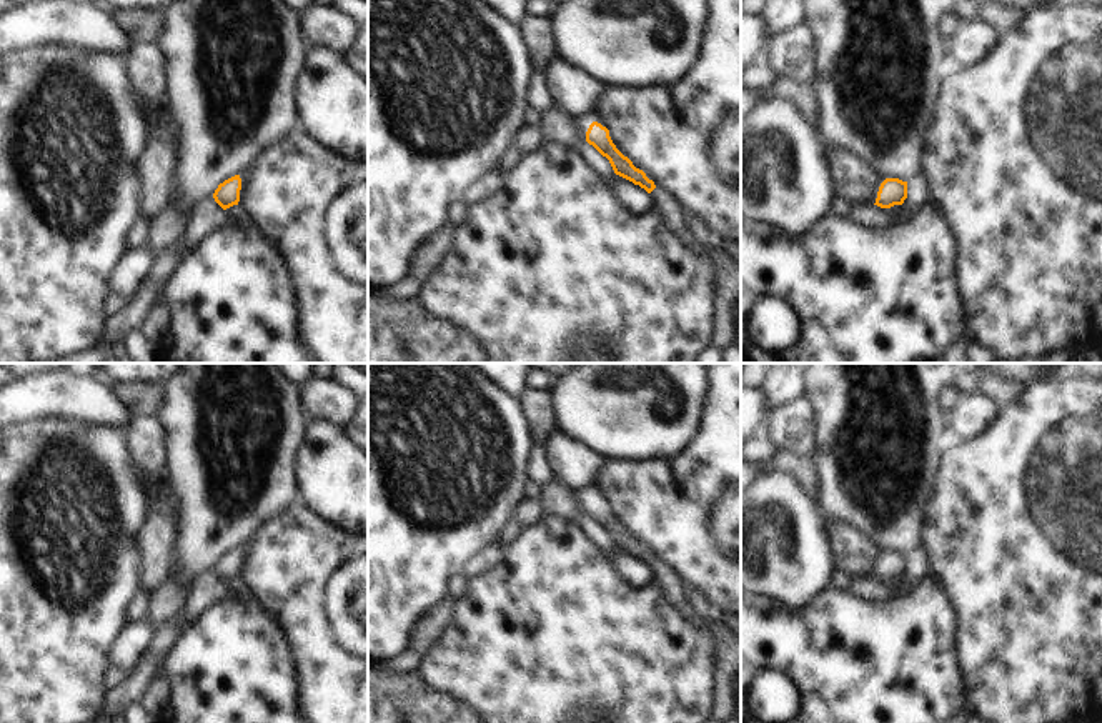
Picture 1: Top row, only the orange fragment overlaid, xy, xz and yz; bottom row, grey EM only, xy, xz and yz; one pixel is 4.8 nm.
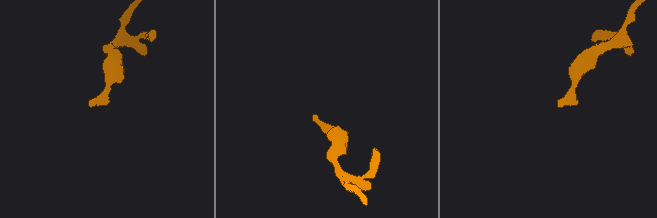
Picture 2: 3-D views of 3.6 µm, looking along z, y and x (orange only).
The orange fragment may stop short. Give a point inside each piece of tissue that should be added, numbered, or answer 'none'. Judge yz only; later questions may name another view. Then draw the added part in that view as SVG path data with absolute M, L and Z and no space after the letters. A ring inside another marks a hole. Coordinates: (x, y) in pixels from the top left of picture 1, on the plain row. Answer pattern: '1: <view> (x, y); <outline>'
none

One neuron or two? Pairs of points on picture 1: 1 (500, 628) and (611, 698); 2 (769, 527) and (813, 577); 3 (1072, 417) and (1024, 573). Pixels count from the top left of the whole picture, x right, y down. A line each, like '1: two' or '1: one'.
1: one
2: one
3: one

